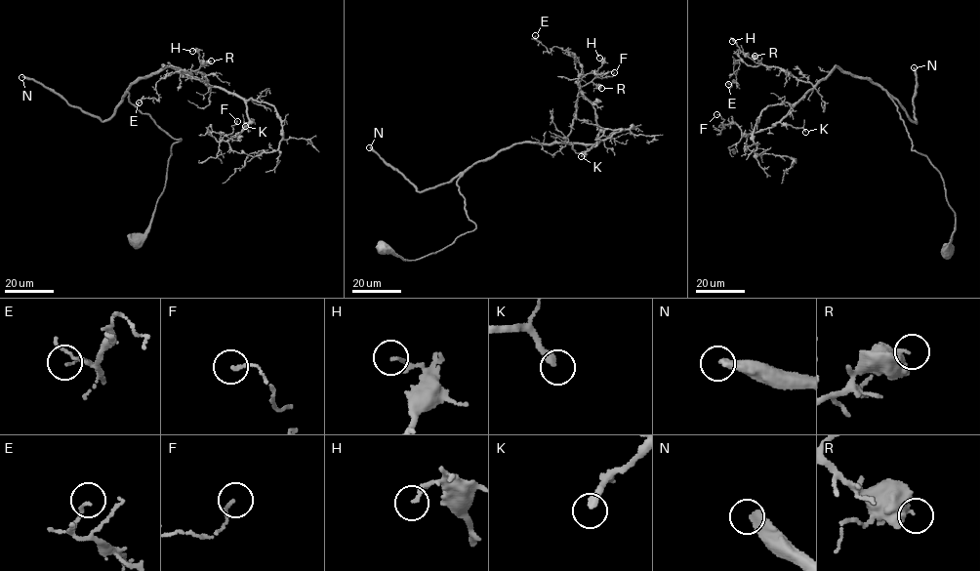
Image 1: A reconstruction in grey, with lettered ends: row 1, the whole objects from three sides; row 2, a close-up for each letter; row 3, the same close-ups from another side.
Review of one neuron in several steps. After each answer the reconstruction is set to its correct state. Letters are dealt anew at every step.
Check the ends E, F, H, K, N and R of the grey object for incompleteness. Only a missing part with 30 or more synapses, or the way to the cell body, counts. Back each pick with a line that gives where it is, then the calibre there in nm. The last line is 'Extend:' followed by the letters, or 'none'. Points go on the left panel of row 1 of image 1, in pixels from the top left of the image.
K: place (245, 126); calibre 320 nm
N: place (21, 77); calibre 400 nm
Extend: K, N

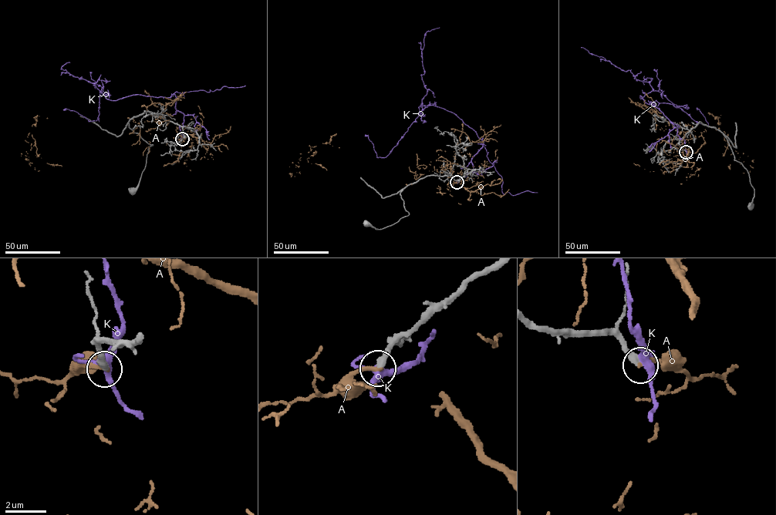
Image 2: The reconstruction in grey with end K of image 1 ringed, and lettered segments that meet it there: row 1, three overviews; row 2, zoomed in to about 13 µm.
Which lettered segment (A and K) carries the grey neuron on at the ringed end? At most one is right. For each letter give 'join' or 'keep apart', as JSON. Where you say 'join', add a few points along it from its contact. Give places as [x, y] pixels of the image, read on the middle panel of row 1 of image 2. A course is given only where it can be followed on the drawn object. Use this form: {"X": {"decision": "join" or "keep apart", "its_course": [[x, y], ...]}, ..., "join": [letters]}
{"A": {"decision": "keep apart"}, "K": {"decision": "keep apart"}, "join": []}

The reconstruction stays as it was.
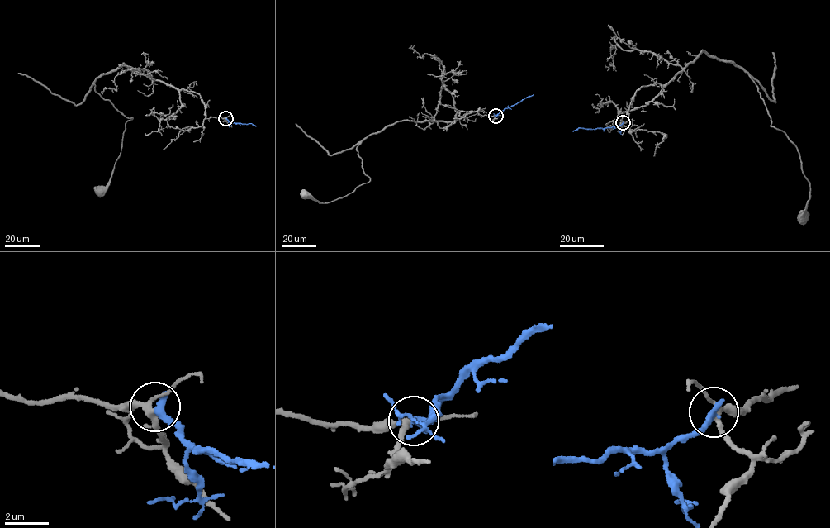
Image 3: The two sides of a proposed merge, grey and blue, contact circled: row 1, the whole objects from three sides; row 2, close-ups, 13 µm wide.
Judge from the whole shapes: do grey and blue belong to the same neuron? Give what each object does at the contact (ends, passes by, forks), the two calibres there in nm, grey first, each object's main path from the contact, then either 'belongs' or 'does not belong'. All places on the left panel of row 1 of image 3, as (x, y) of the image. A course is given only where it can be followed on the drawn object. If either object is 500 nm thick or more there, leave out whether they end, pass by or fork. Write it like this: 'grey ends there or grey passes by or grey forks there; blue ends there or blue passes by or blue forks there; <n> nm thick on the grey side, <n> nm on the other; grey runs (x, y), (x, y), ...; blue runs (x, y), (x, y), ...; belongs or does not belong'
grey forks there; blue ends there; 200 nm thick on the grey side, 360 nm on the other; grey runs (225, 118), (206, 118), (199, 94), (125, 66), (99, 75), (96, 92), (132, 118), (101, 192); blue runs (226, 118), (233, 123), (255, 126); does not belong

